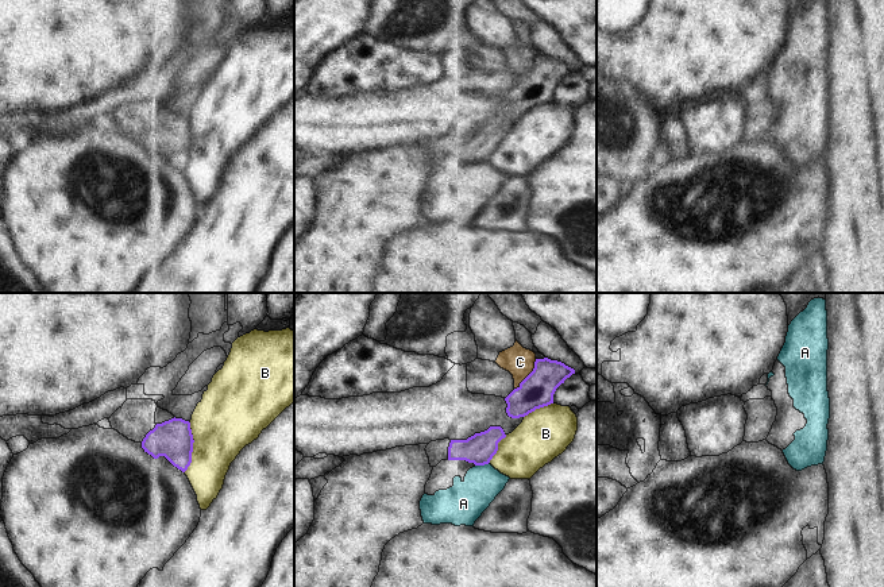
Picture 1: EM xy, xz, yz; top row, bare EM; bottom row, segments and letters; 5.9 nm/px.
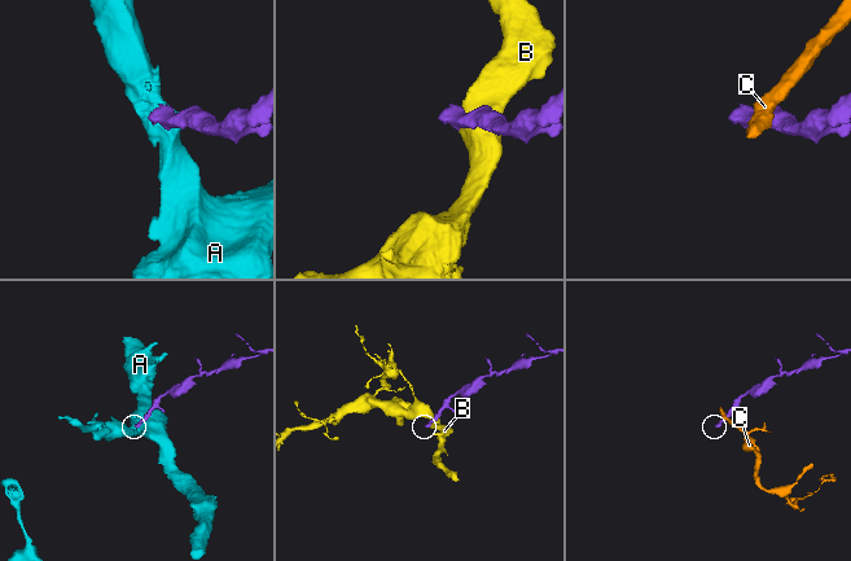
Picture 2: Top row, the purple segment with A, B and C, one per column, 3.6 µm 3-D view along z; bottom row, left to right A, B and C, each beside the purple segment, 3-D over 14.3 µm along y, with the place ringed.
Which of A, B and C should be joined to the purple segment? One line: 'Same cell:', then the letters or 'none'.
Same cell: none

